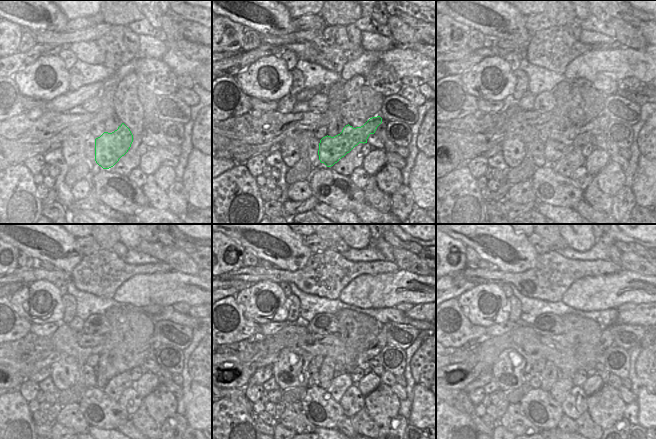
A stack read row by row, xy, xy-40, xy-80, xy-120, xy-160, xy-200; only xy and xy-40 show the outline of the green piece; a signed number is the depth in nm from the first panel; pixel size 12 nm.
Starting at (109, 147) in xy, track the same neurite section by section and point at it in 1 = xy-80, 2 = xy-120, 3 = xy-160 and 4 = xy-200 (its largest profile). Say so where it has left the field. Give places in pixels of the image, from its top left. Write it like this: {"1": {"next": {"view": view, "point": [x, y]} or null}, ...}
{"1": {"next": {"view": "xy-80", "point": [554, 150]}}, "2": {"next": {"view": "xy-120", "point": [148, 350]}}, "3": {"next": {"view": "xy-160", "point": [379, 343]}}, "4": {"next": {"view": "xy-200", "point": [606, 340]}}}

